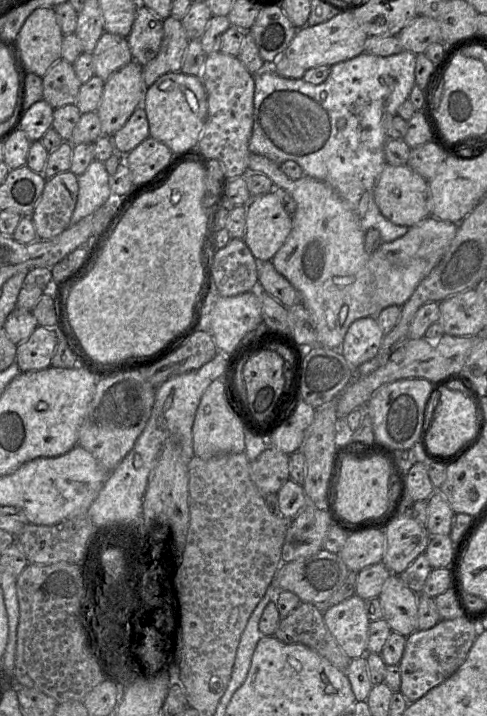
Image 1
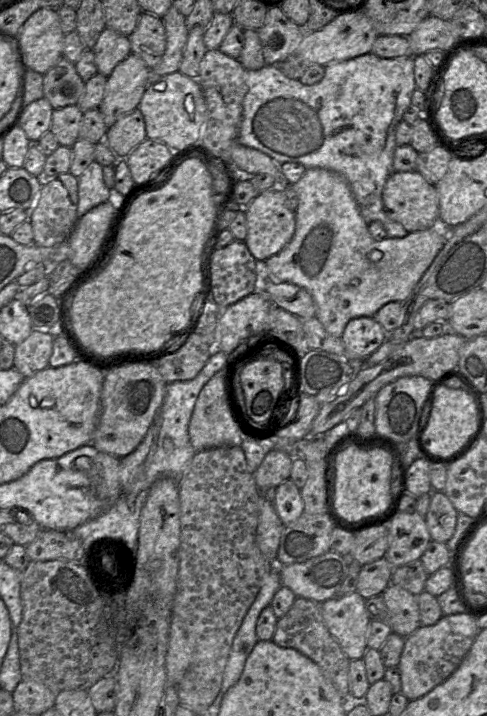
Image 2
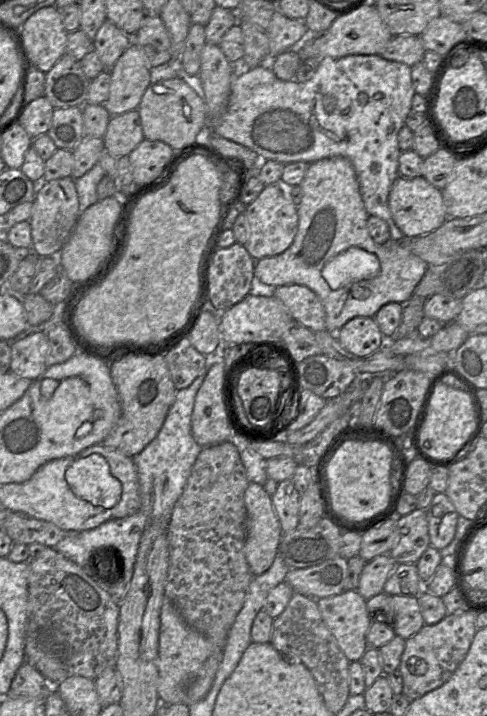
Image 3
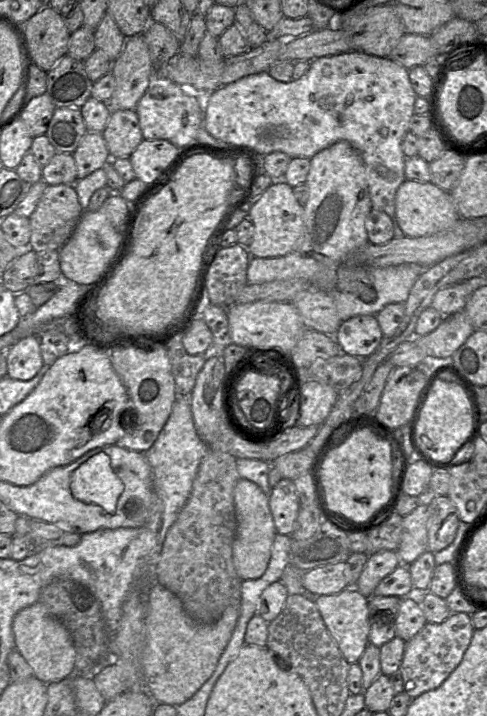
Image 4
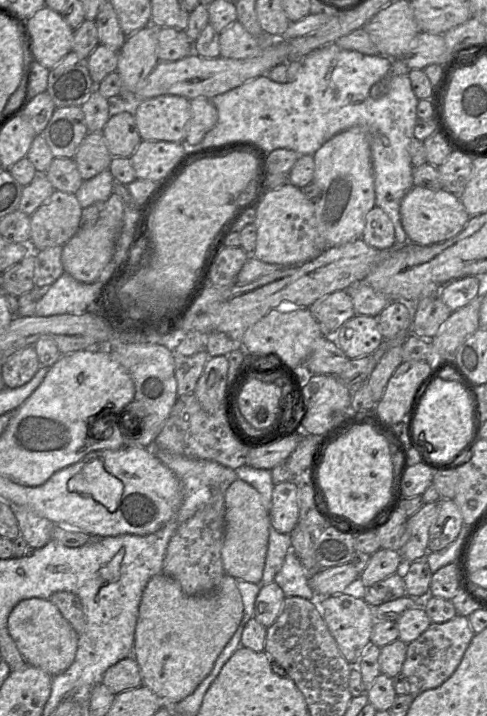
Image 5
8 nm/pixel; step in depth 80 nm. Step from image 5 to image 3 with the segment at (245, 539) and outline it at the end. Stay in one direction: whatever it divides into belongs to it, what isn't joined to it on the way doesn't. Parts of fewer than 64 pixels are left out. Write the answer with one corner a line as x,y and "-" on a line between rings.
249,482
244,493
247,511
245,557
253,576
269,569
278,552
282,529
271,496
263,485

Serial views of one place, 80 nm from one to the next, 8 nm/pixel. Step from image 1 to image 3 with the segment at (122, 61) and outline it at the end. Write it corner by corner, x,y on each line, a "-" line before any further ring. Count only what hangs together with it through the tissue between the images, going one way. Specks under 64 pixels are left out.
106,20
93,38
92,49
97,53
104,70
110,70
131,43
131,36

